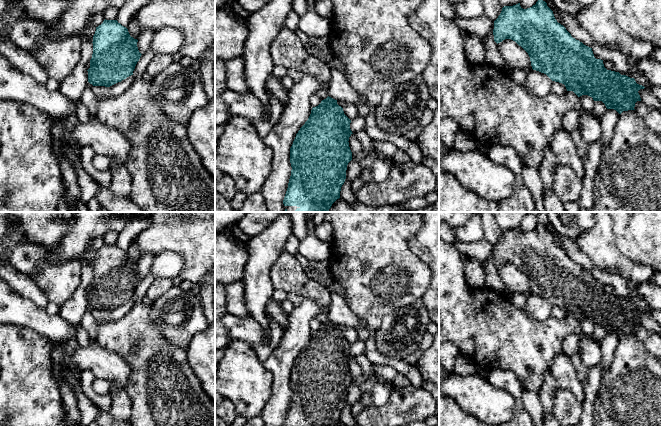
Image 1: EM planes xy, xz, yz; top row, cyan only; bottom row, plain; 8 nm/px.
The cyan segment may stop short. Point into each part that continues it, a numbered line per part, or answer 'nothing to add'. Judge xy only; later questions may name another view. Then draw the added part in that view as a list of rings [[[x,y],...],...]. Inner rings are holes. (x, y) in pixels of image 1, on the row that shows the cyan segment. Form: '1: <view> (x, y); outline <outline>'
1: xy (117, 89); outline [[[133,75],[127,77],[126,79],[118,82],[110,87],[105,86],[93,86],[93,92],[97,96],[118,96],[124,93],[134,82]]]

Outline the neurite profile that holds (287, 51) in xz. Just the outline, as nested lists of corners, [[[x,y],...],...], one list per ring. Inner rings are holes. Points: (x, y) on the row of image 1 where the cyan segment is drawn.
[[[284,24],[271,43],[270,54],[274,66],[285,69],[295,68],[303,75],[313,76],[320,80],[323,85],[315,95],[322,100],[328,97],[331,82],[330,66],[323,60],[310,55],[297,34]]]

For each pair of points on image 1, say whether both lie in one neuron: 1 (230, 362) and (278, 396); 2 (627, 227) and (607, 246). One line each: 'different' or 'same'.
1: different
2: different

